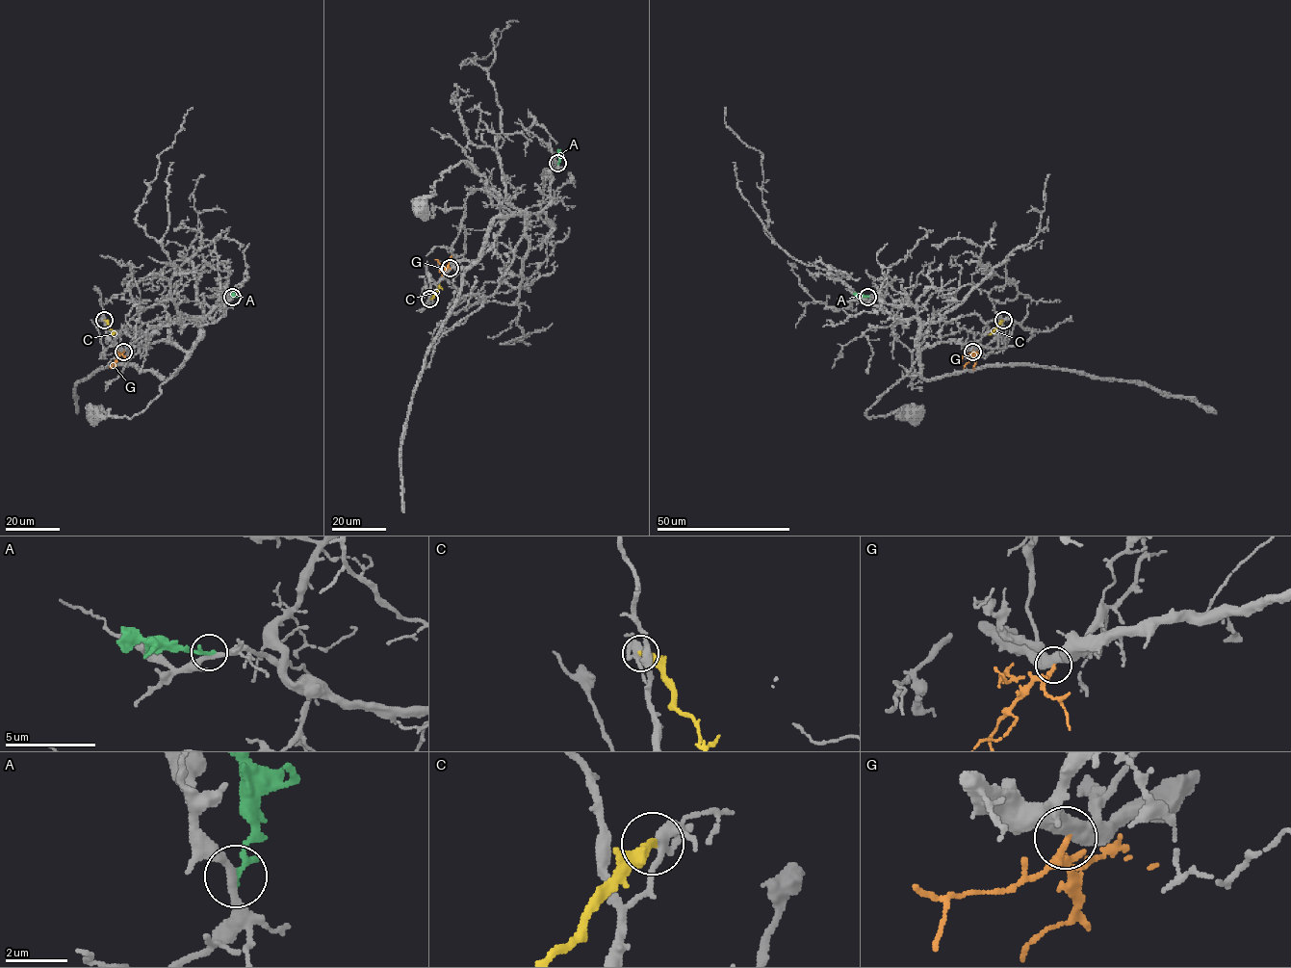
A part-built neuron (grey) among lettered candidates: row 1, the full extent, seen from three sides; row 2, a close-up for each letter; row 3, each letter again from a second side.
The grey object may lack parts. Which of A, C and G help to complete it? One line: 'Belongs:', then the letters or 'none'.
Belongs: none

